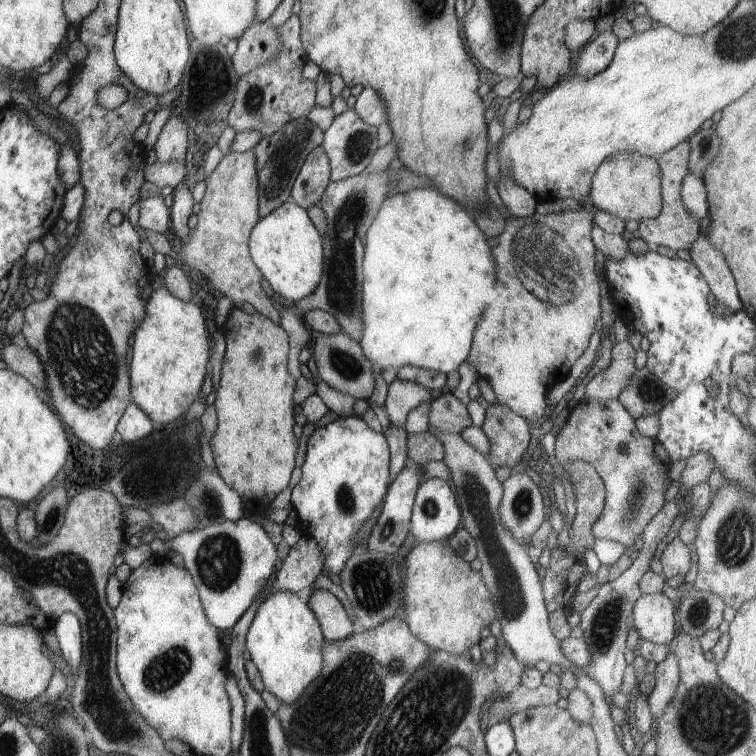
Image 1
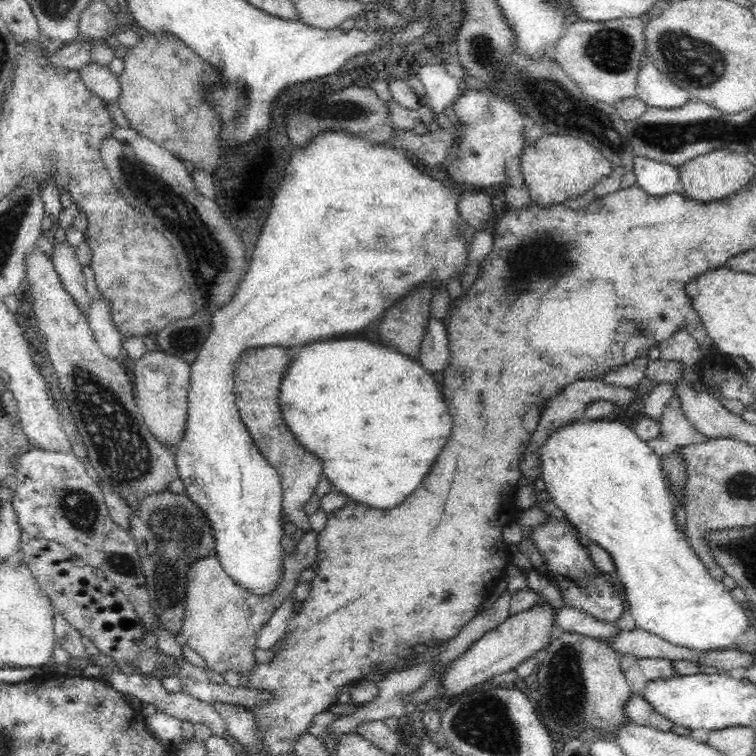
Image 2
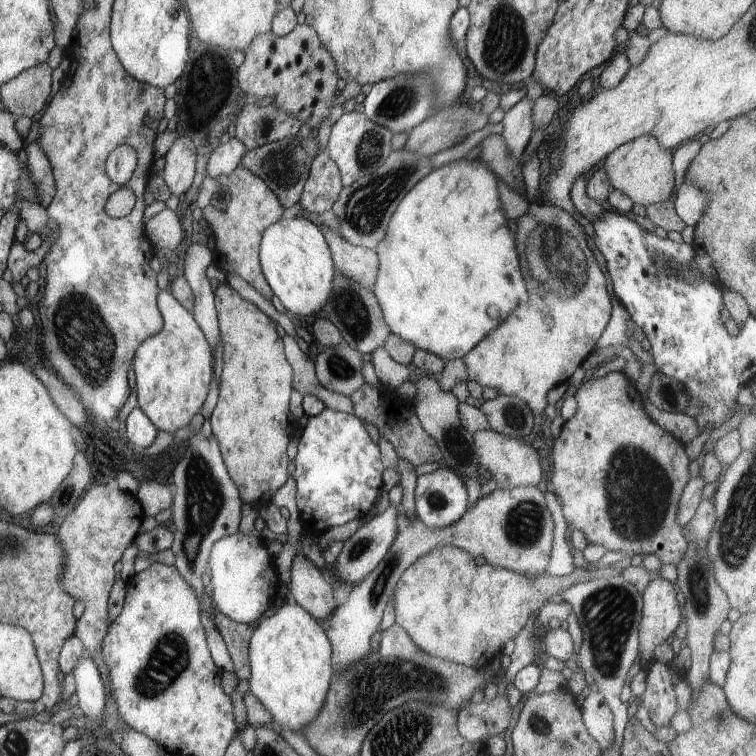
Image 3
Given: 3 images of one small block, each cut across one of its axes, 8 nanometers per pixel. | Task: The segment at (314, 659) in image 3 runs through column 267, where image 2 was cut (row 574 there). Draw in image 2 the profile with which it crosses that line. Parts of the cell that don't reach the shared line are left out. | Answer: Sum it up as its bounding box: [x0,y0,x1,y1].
[538,419,750,652]

